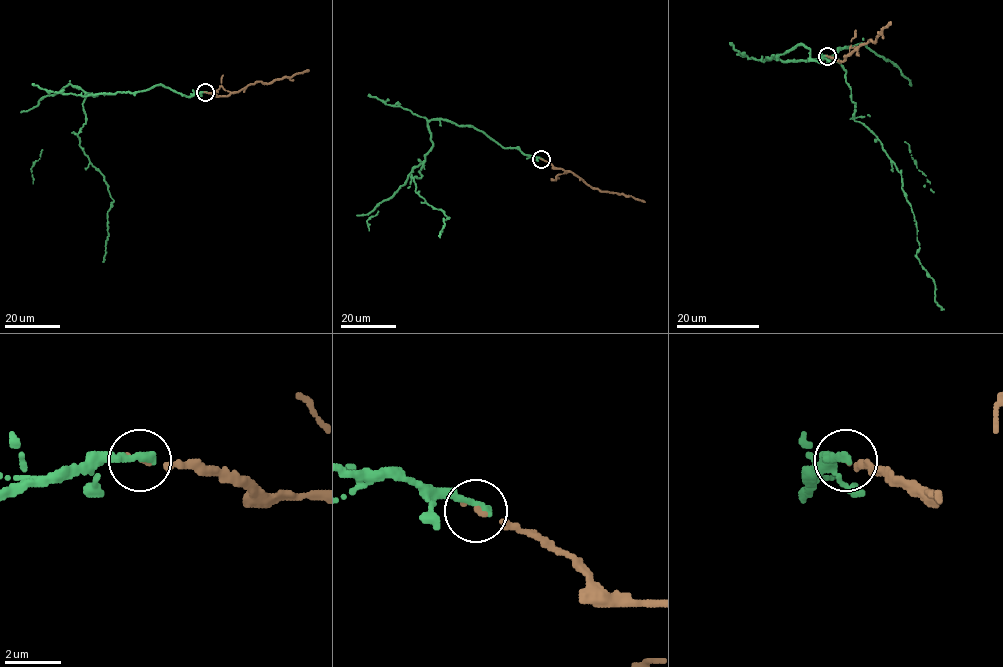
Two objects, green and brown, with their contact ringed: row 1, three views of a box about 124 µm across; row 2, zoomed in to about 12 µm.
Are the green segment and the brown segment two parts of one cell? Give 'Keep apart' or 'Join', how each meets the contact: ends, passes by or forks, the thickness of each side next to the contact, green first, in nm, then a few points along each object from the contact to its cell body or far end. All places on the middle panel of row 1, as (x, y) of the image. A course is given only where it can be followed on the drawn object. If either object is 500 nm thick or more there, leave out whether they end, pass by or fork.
Join. At the ring green ends. At the ring brown ends. Thickness 320 nm (green) against 170 nm. Course of green: (541, 159), (473, 127), (428, 122), (432, 149), (413, 177), (415, 191), (449, 217), (439, 237). Course of brown: (541, 159), (555, 168), (572, 172), (592, 188), (644, 202)

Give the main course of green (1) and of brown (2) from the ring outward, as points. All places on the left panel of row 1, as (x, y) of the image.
1: (205, 92), (186, 96), (160, 84), (88, 93), (83, 102), (79, 146), (113, 200), (103, 262)
2: (205, 92), (228, 95), (256, 82), (272, 83), (308, 70)

